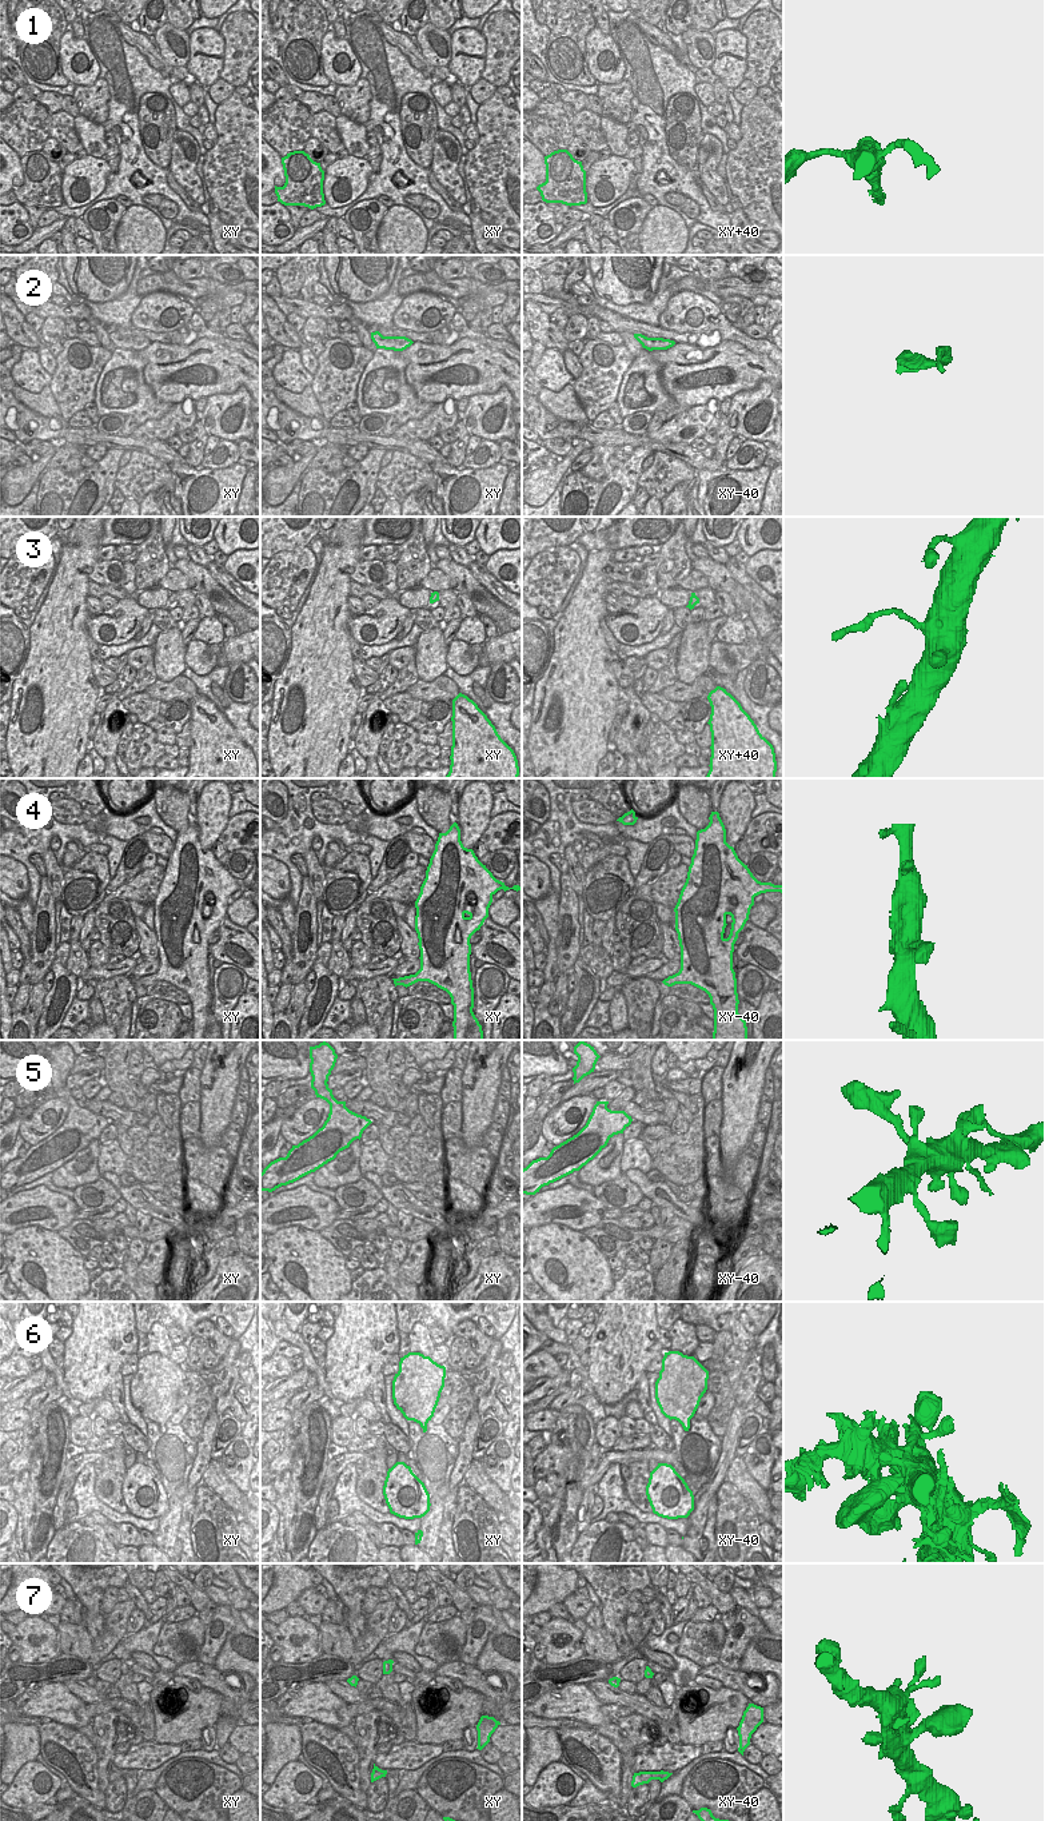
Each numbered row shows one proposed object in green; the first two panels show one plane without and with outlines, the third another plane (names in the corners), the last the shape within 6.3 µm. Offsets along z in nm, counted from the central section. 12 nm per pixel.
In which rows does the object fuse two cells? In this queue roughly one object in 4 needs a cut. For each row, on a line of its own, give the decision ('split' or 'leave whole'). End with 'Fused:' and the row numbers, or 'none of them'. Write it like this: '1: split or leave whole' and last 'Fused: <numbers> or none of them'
1: split
2: leave whole
3: split
4: leave whole
5: leave whole
6: split
7: leave whole
Fused: 1, 3, 6

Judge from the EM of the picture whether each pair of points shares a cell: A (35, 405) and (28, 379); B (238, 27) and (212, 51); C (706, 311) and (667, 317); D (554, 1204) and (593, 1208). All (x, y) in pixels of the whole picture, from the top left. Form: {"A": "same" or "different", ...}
{"A": "different", "B": "same", "C": "same", "D": "same"}

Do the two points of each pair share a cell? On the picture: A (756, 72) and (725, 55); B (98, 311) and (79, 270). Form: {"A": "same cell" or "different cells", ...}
{"A": "same cell", "B": "different cells"}

